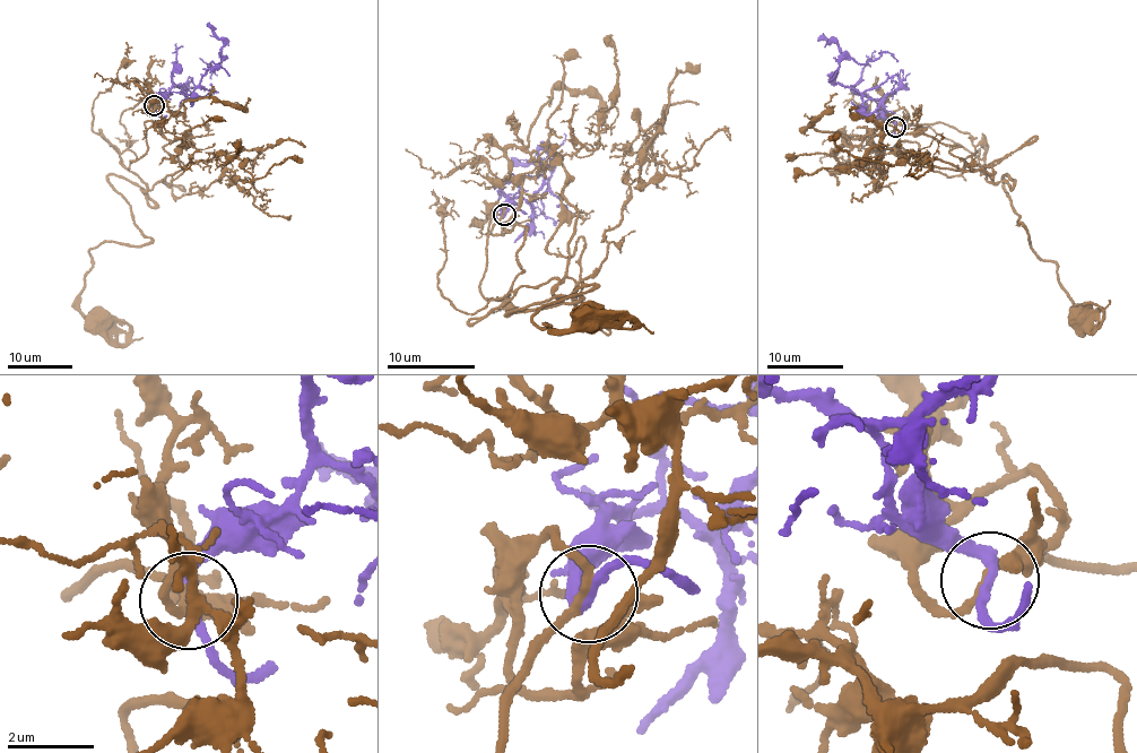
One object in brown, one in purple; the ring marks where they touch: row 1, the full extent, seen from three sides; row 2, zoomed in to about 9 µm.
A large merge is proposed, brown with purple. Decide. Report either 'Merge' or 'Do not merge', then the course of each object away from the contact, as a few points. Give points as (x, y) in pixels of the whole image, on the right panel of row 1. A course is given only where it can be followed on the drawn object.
Merge. Course of brown: (895, 126), (955, 127), (973, 139), (987, 181), (1008, 175), (1029, 247), (1057, 264), (1077, 317). Course of purple: (895, 126), (881, 101), (868, 113), (859, 92), (834, 79), (844, 59), (865, 65), (884, 52), (897, 61)

